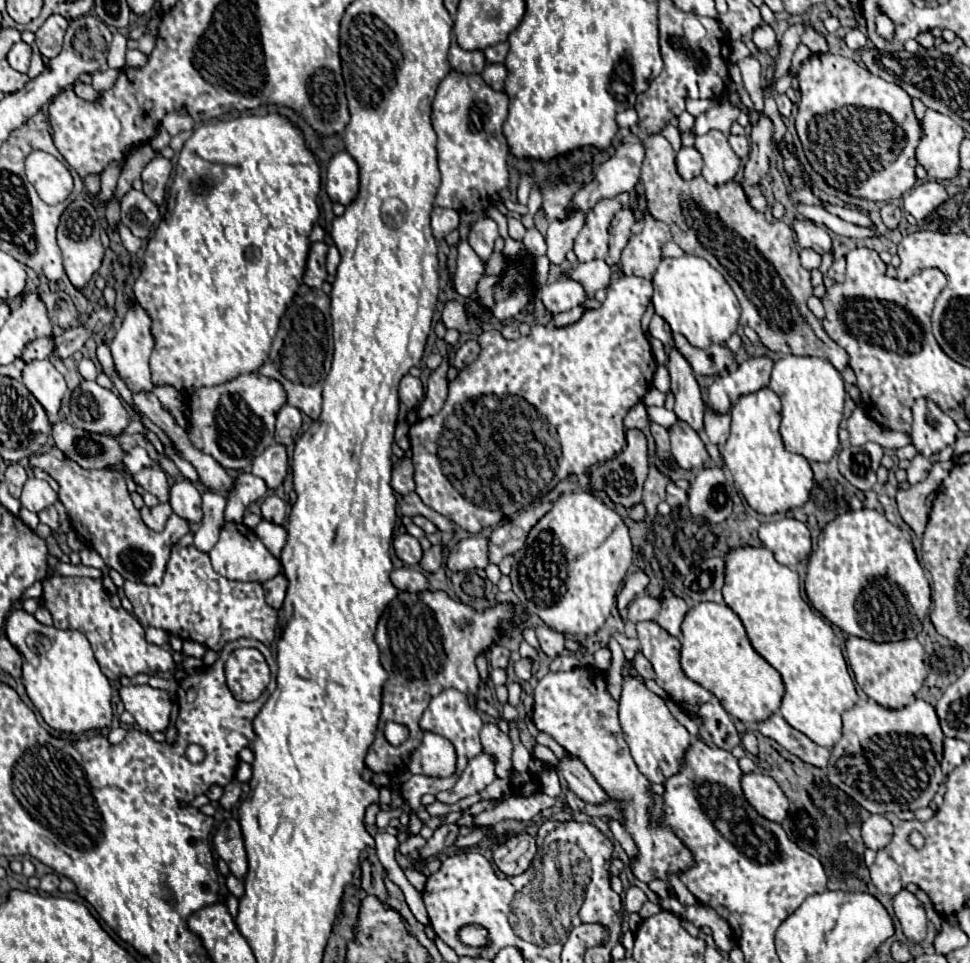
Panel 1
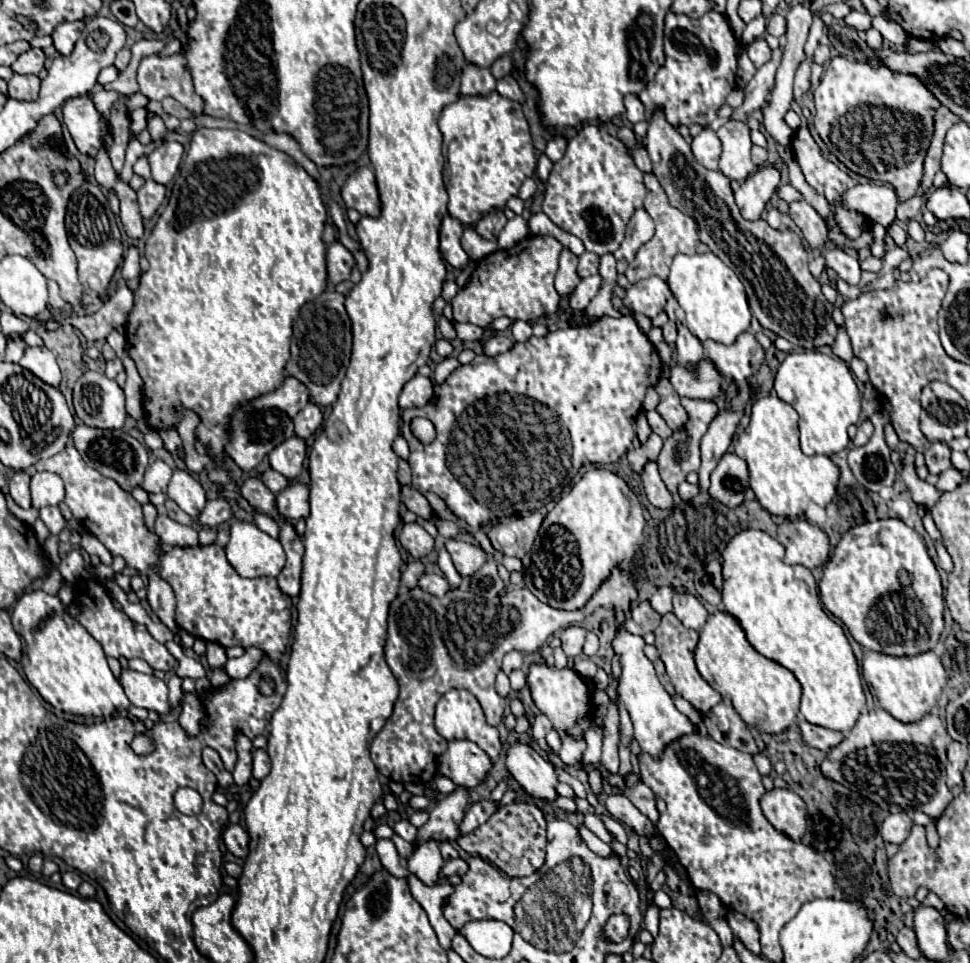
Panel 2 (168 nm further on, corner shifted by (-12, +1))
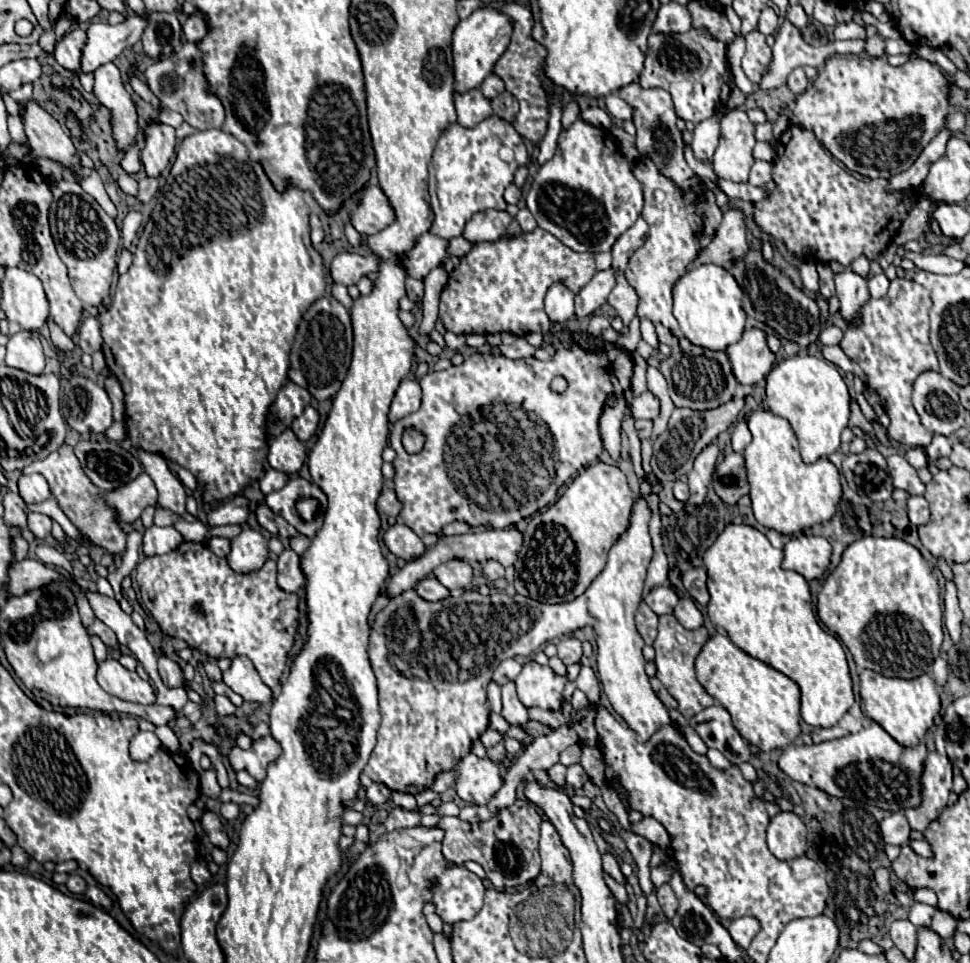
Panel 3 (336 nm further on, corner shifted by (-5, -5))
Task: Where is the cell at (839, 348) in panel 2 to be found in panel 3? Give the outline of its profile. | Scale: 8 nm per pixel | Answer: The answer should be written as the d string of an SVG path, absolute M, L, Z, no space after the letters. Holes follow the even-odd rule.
M825 346L823 348L823 358L833 362L835 366L839 366L843 372L852 372L855 376L855 389L858 392L863 392L864 374L860 366L855 362L849 362L849 358L845 356L845 352L839 346Z

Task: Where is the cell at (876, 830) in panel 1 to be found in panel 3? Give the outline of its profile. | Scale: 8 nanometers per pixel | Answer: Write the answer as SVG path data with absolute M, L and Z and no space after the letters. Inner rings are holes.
M895 812L895 814L889 814L887 818L883 818L879 828L881 828L881 836L883 836L885 844L903 846L909 842L909 830L911 828L909 828L905 814L901 814L901 812Z

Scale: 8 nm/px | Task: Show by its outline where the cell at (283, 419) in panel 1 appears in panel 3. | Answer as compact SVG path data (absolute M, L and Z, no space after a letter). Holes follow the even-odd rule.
M307 406L307 410L303 410L299 418L295 418L291 430L301 442L307 442L317 432L317 426L319 426L319 412L313 406Z

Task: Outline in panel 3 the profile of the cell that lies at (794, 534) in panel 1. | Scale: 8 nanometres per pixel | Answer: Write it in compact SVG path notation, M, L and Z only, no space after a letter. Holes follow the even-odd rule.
M795 534L783 546L783 570L795 570L805 580L821 578L829 566L831 558L831 544L823 536L807 536Z

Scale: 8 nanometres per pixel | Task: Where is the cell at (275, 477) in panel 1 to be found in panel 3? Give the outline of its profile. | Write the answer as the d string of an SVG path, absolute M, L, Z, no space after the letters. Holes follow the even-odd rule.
M287 428L281 436L277 436L271 444L269 444L269 454L267 454L267 462L271 468L291 476L295 474L305 460L305 446L297 440L297 436Z

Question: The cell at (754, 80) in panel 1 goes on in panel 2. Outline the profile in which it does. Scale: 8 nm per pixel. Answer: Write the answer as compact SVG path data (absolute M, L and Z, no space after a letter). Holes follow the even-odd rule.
M756 38L752 44L748 44L748 56L750 56L750 60L754 62L756 68L766 64L766 60L770 60L770 48L768 48L766 40Z

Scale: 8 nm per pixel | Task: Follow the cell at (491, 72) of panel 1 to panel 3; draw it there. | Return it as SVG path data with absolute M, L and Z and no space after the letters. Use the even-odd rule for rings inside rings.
M503 92L503 94L495 96L495 98L491 100L491 106L493 106L493 112L495 112L499 118L509 120L509 122L513 122L513 118L515 118L517 112L519 112L519 104L517 104L517 100L515 100L509 92Z

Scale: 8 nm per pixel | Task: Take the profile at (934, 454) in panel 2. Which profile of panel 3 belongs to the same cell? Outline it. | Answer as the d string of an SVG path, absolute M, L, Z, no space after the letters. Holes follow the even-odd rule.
M933 436L933 442L925 448L925 454L927 454L929 466L935 466L935 460L937 460L937 458L951 454L949 438L945 438L945 436Z

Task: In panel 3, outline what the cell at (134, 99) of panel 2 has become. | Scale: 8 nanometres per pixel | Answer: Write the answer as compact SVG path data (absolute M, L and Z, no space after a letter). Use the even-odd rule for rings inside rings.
M109 62L95 70L95 88L93 94L97 100L111 112L113 138L119 150L125 150L135 144L139 132L137 126L137 108L131 94L125 90L119 68Z

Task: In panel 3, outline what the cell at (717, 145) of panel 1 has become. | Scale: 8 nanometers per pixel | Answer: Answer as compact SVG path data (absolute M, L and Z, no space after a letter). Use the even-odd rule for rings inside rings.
M729 110L721 120L721 138L713 156L715 174L731 182L747 182L749 168L753 164L753 154L751 154L753 146L755 146L755 126L749 122L745 112Z

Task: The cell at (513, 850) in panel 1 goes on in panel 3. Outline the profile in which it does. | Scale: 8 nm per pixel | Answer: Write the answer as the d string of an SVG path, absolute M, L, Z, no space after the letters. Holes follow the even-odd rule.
M517 800L513 806L499 812L495 818L479 824L469 824L459 818L447 816L439 820L439 826L445 830L443 838L443 856L455 864L473 860L483 866L489 882L497 888L515 888L533 882L541 870L539 858L539 824L541 816L537 810L523 800Z

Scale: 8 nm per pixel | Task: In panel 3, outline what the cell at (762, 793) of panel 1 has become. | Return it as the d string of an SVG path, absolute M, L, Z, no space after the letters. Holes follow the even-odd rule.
M779 812L767 826L767 846L779 860L805 854L805 824L795 812Z

